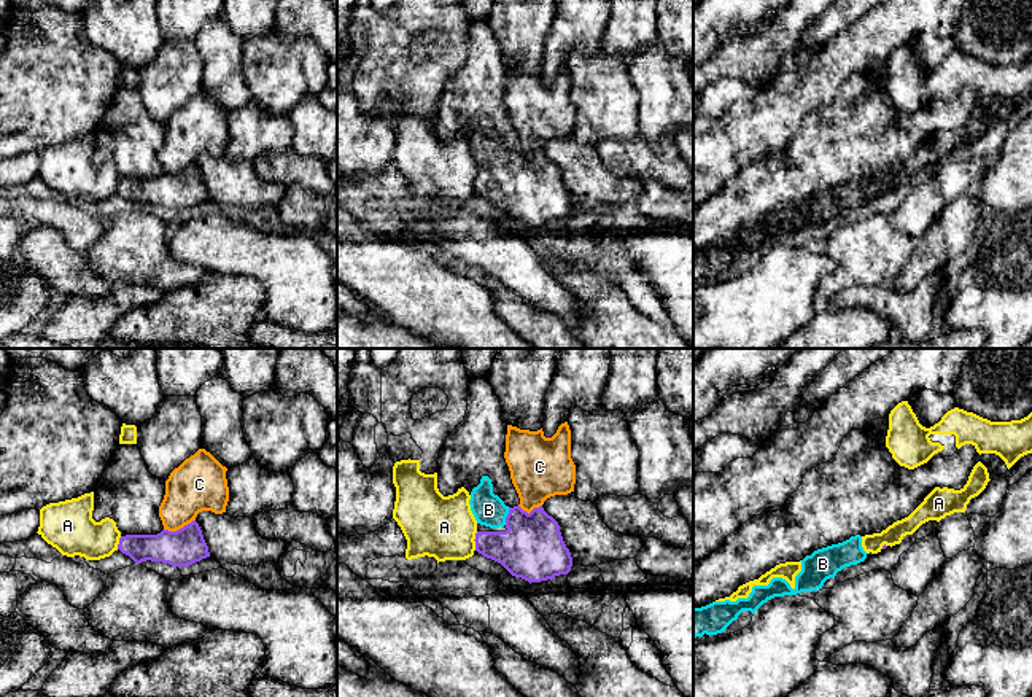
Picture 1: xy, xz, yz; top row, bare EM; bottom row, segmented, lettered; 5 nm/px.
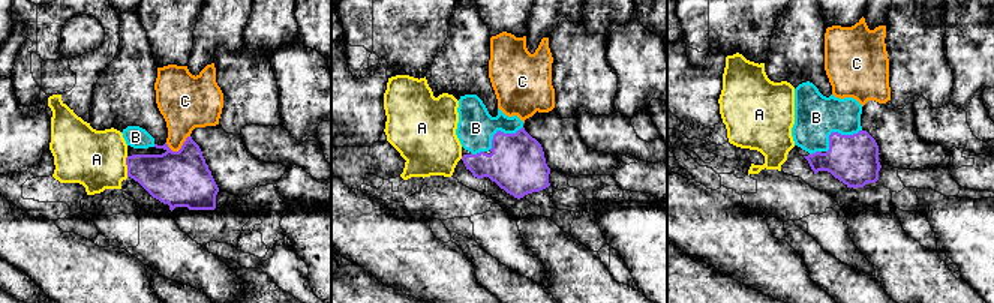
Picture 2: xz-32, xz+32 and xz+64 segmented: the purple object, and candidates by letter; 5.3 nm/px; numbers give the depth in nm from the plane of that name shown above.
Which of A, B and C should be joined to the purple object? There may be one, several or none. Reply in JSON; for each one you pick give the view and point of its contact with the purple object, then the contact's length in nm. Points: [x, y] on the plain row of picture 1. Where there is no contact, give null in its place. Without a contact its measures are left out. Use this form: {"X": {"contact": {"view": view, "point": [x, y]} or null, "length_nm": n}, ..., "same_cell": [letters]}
{"B": {"contact": {"view": "xz", "point": [508, 159]}, "length_nm": 90}, "same_cell": ["B"]}

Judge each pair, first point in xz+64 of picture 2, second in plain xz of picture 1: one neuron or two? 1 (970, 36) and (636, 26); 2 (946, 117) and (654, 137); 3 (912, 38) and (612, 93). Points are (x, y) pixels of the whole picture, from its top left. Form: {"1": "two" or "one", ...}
{"1": "two", "2": "two", "3": "one"}

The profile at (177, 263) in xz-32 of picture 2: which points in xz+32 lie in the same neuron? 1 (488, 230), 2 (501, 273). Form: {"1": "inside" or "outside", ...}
{"1": "inside", "2": "outside"}

